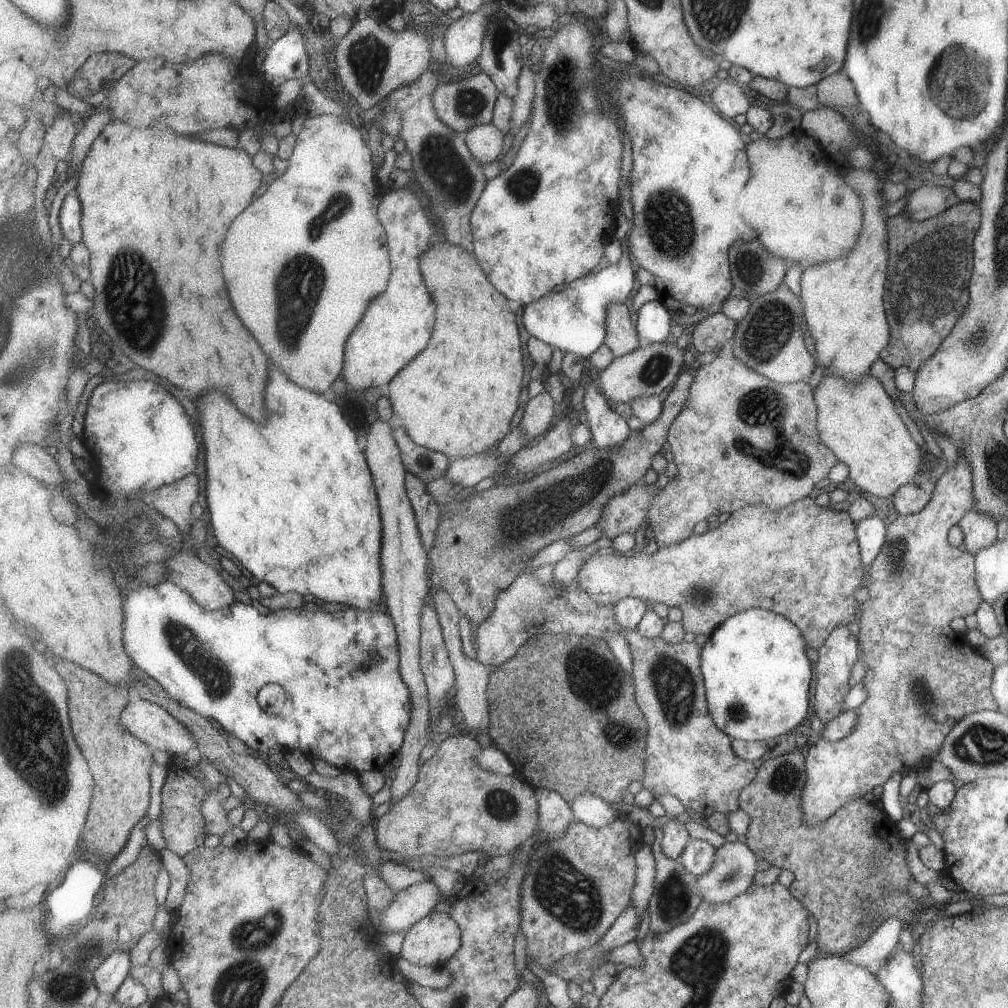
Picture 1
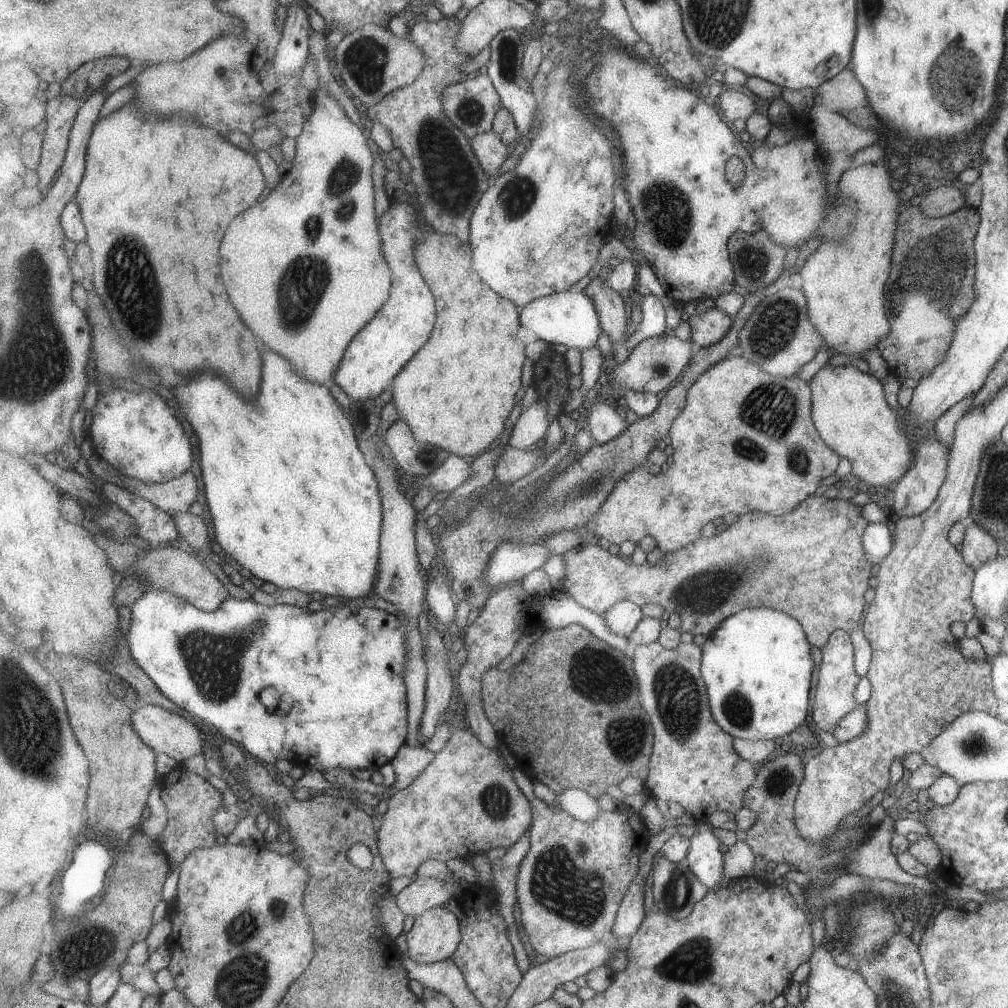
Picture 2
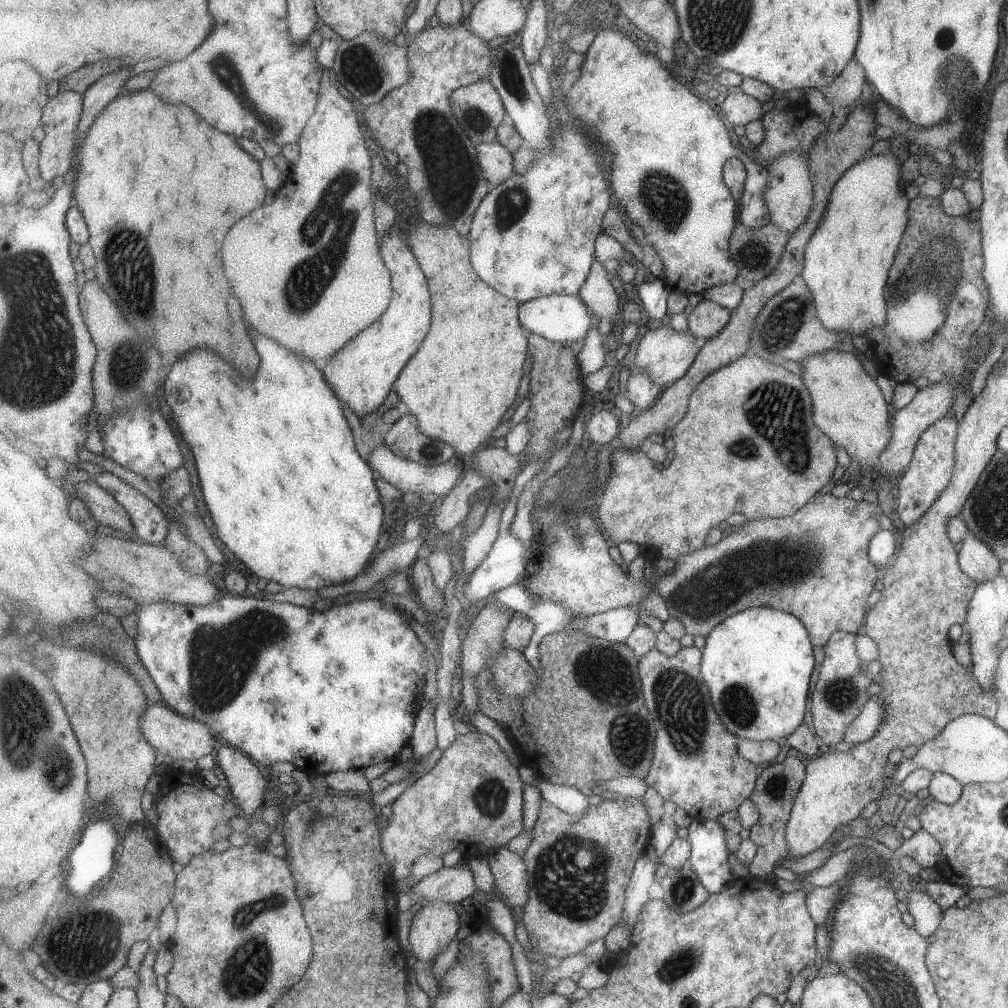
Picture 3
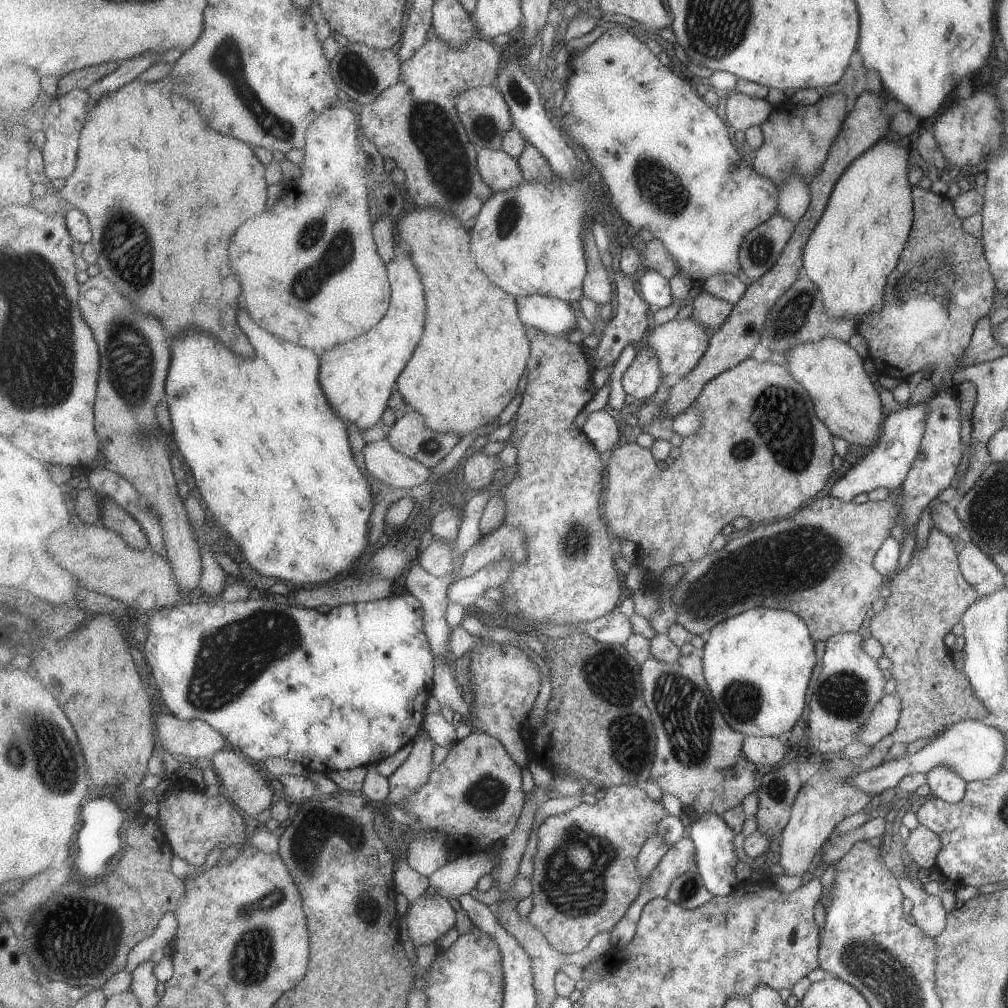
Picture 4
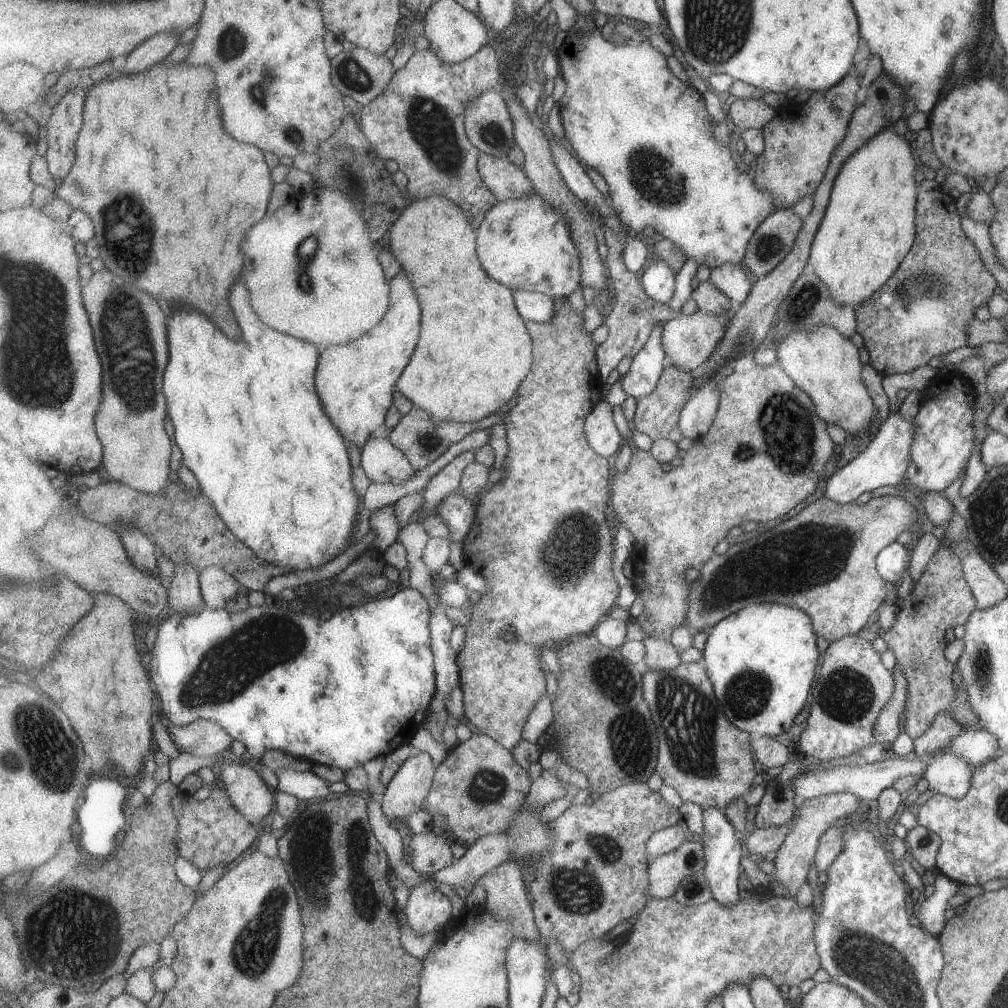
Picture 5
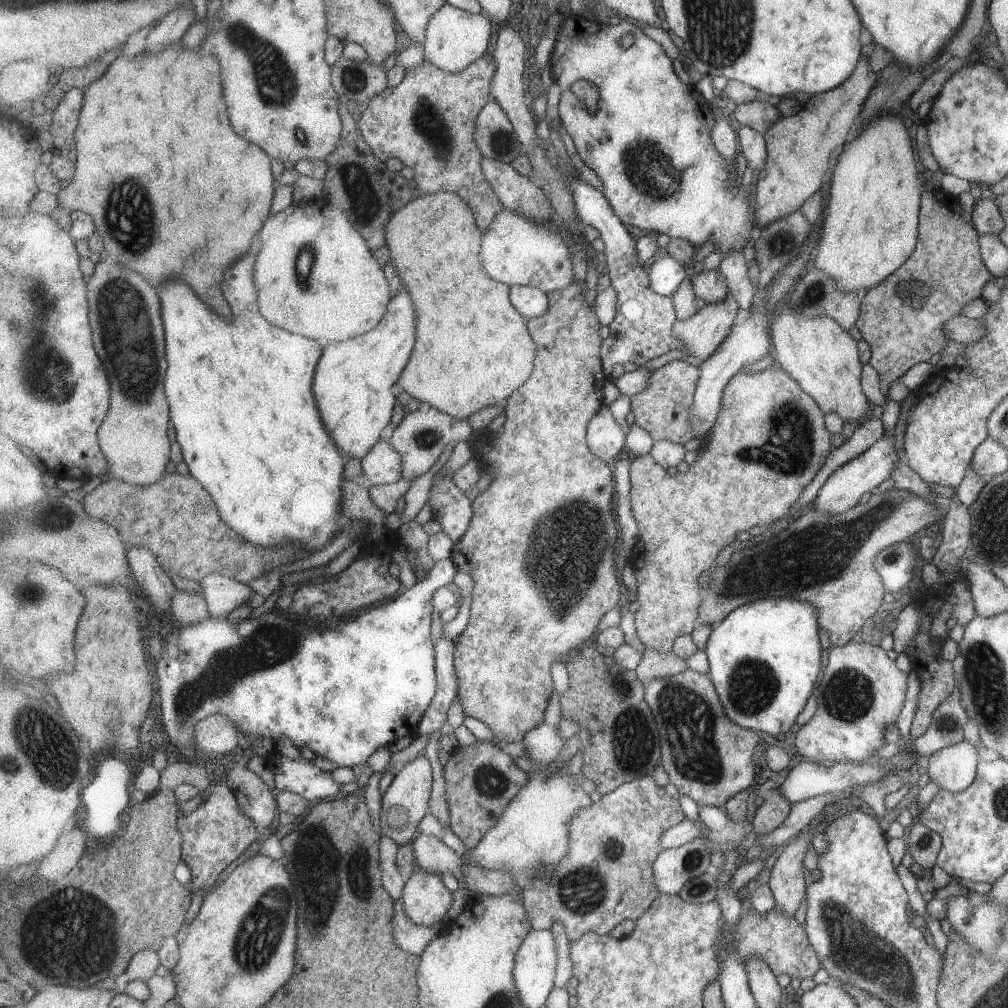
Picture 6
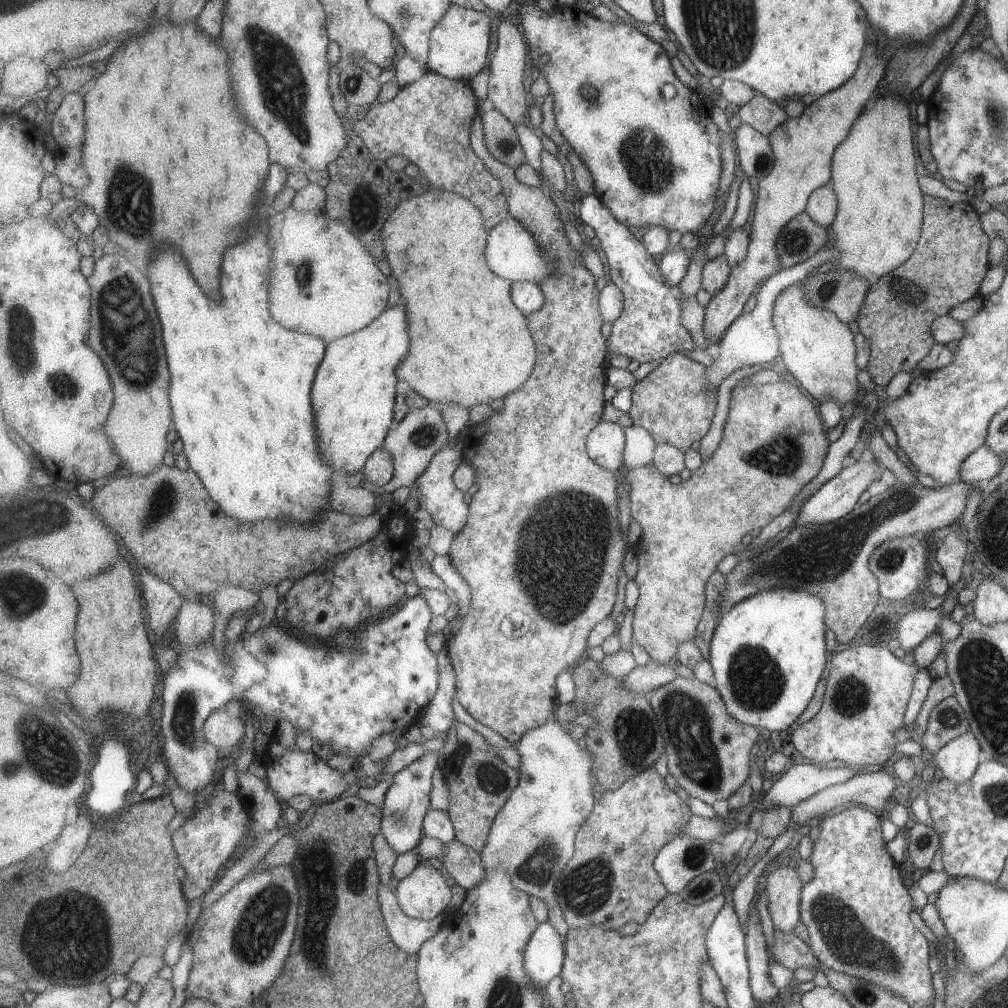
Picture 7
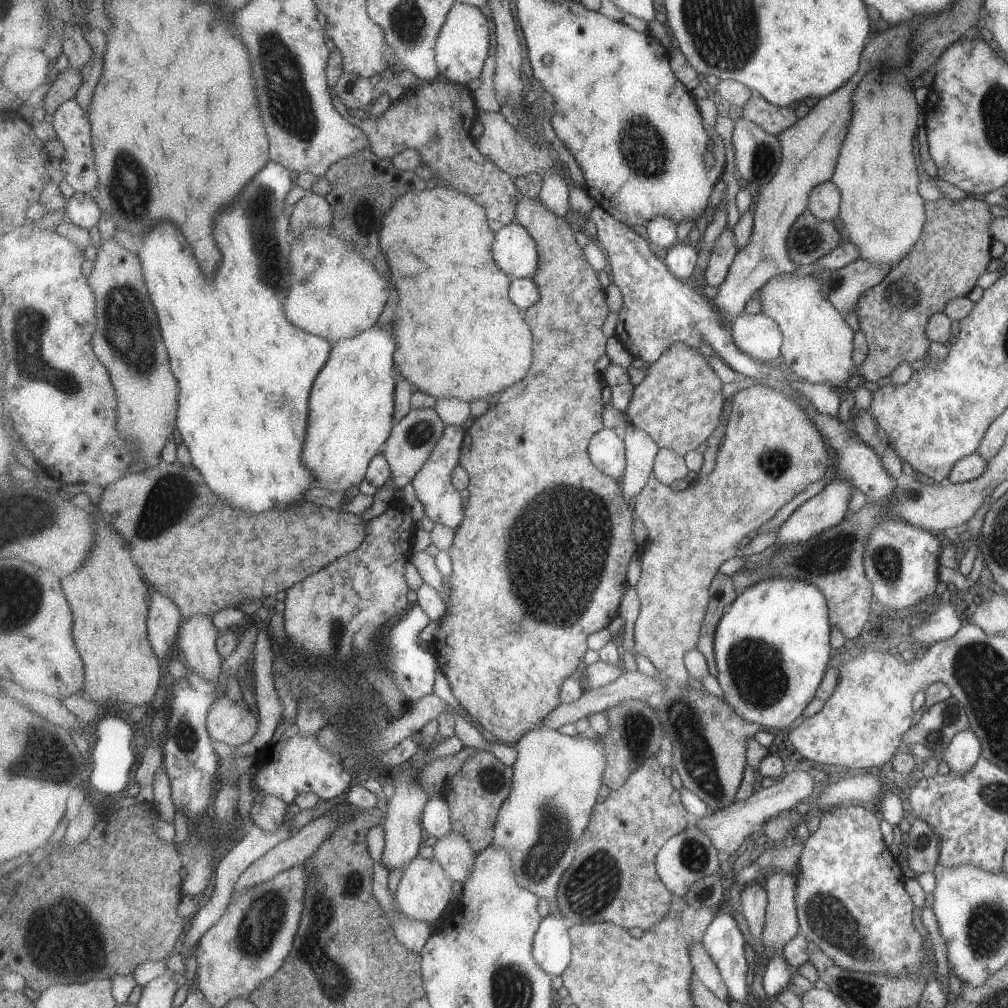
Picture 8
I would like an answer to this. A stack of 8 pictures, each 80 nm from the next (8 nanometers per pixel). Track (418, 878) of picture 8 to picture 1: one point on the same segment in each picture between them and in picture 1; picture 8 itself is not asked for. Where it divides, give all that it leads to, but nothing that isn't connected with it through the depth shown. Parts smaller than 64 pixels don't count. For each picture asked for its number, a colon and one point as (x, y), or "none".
1: (433, 941)
2: (435, 936)
3: (434, 927)
4: (430, 917)
5: (428, 910)
6: (427, 899)
7: (424, 894)

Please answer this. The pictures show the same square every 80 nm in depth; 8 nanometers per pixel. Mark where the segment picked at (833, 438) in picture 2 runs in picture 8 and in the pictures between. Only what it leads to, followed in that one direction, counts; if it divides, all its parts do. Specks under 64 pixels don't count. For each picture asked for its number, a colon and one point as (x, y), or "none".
3: (847, 406)
4: (830, 371)
5: (823, 362)
6: (816, 352)
7: (817, 349)
8: (816, 344)

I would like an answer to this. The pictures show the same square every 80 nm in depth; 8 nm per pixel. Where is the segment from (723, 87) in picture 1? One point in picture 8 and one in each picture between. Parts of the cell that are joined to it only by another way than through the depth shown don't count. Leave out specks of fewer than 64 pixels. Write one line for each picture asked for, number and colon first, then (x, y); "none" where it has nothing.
2: (734, 103)
3: (739, 108)
4: (742, 111)
5: (746, 114)
6: (758, 114)
7: (762, 113)
8: (772, 118)

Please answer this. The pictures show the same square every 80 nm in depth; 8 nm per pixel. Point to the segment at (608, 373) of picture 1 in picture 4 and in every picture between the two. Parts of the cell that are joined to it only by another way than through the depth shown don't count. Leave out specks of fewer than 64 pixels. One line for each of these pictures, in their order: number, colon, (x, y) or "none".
2: (656, 363)
3: (666, 354)
4: (680, 344)

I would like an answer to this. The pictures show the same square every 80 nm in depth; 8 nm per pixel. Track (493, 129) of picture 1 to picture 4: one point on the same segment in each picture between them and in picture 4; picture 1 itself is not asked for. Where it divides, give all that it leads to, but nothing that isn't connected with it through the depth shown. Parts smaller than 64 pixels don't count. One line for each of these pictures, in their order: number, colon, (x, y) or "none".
2: (492, 151)
3: (496, 160)
4: (500, 170)

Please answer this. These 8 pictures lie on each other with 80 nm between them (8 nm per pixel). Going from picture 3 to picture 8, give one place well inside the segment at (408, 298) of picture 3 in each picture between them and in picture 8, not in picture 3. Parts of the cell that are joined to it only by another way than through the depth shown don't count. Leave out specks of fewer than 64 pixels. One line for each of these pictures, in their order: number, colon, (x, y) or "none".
4: (359, 376)
5: (356, 381)
6: (353, 381)
7: (353, 395)
8: (353, 402)

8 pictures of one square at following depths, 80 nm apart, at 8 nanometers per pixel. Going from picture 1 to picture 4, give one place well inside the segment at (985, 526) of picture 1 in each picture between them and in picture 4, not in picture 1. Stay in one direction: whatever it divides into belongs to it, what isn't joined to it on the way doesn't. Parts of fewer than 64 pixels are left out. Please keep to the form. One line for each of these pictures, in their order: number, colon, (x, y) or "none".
2: (979, 547)
3: (977, 561)
4: (977, 569)

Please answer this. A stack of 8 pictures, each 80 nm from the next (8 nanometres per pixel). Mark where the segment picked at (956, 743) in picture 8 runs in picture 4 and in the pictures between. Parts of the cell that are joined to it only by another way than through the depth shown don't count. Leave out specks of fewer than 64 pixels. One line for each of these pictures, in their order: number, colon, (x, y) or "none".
4: (943, 782)
5: (947, 773)
6: (952, 768)
7: (956, 760)

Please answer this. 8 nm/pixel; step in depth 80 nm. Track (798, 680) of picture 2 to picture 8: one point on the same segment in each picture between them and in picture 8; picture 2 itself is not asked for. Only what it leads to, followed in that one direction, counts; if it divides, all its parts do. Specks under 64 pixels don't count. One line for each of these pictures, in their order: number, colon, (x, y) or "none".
3: (757, 663)
4: (758, 663)
5: (761, 659)
6: (764, 657)
7: (767, 653)
8: (771, 647)

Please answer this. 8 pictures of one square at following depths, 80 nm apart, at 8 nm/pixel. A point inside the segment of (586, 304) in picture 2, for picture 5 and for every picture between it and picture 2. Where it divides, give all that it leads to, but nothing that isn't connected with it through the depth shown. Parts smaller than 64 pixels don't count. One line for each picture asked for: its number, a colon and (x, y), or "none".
3: (562, 318)
4: (550, 314)
5: (534, 306)

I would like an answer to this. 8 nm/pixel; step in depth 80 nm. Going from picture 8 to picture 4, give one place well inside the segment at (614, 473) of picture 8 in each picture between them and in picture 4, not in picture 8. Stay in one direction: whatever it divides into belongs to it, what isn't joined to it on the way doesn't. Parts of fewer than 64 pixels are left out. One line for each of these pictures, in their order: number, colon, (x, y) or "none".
4: (602, 429)
5: (605, 437)
6: (606, 437)
7: (606, 445)

